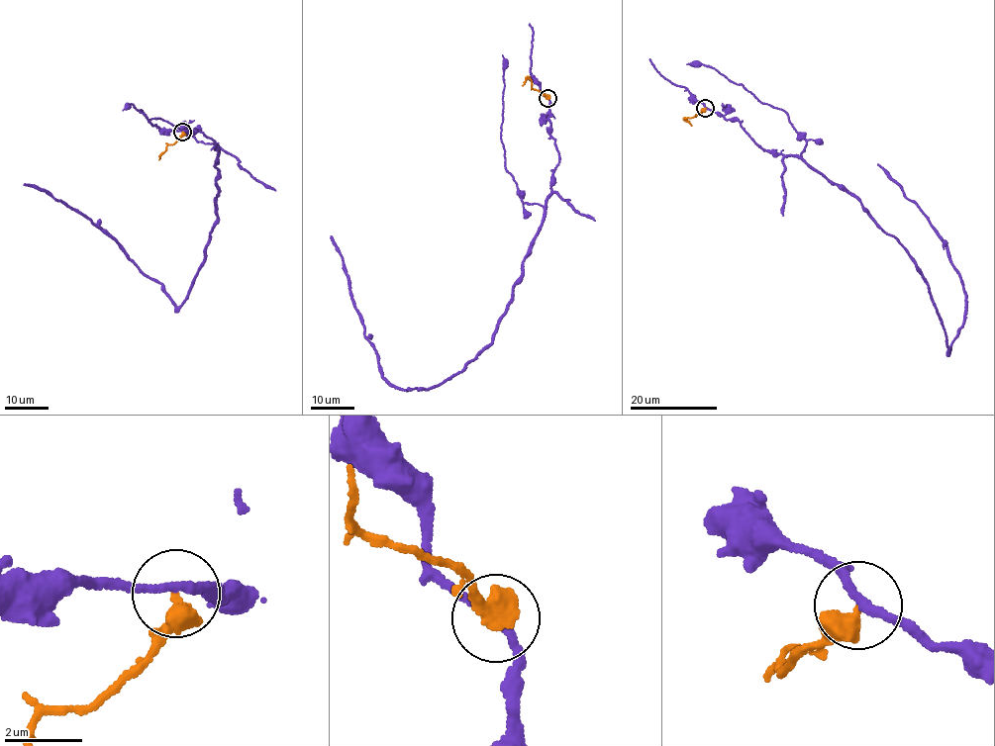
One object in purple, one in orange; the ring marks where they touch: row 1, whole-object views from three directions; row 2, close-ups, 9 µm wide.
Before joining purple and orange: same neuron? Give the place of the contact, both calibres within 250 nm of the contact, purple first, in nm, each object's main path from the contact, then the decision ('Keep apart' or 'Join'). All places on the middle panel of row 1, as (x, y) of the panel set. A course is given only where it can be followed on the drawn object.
Place: (547, 98). Thickness 200 nm (purple) against 550 nm. Course of purple: (547, 98), (559, 160), (540, 231), (492, 342), (451, 378), (423, 389), (389, 384), (364, 334), (331, 235). Course of orange: (547, 98), (532, 88), (529, 78), (522, 85). Keep apart

